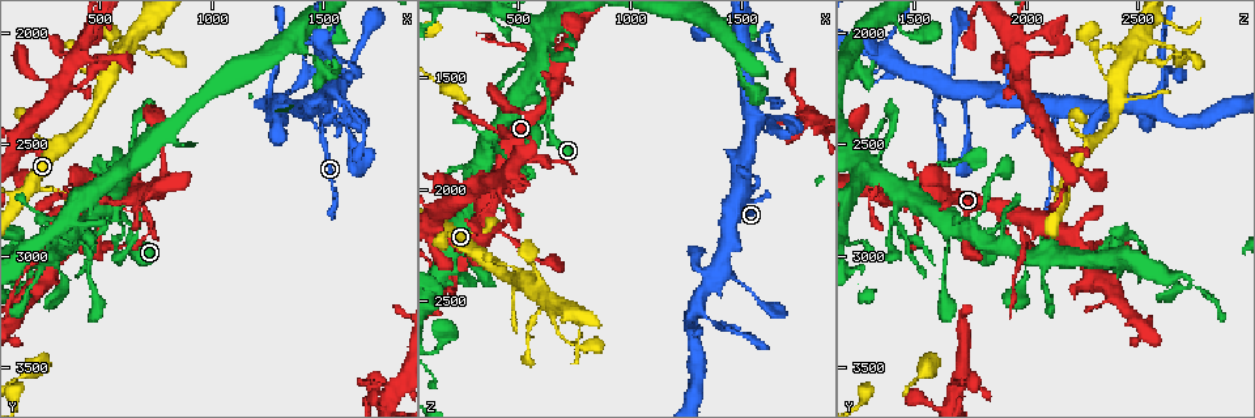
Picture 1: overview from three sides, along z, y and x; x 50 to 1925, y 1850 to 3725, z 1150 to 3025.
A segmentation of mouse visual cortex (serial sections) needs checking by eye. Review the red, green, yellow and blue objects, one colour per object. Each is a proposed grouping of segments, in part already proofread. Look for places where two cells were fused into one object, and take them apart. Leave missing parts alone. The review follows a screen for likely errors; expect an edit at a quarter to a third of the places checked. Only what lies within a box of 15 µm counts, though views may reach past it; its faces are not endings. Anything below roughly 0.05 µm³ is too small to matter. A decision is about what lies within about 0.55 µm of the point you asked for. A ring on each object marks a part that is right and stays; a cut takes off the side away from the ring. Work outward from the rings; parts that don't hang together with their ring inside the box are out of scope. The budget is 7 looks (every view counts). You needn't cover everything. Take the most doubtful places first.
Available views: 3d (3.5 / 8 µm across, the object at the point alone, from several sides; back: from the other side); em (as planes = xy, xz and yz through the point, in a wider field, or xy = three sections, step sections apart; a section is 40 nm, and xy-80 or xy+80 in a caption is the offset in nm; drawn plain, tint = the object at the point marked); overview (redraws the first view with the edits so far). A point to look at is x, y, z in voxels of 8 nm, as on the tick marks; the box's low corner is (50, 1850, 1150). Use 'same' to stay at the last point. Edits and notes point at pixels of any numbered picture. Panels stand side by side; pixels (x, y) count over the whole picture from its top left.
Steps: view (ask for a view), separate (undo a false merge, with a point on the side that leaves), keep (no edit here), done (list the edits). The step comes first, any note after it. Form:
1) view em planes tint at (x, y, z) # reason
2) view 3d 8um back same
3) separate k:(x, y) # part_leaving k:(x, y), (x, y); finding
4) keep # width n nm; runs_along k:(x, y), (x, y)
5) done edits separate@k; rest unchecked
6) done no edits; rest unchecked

view 3d 8um at (1480, 2360, 2120) # three-way junction

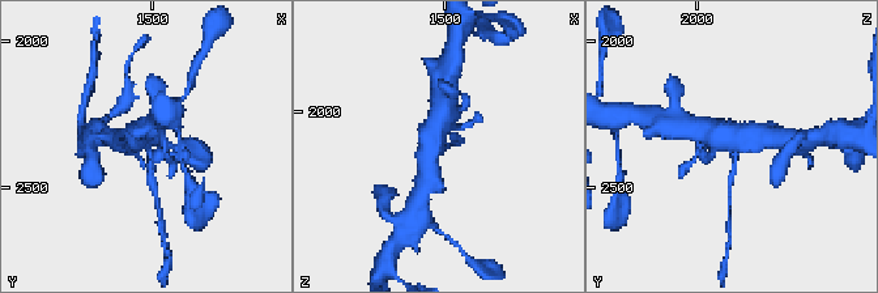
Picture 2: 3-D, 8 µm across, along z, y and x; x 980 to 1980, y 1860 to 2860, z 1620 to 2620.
view em xy step 2 tint at (1490, 2380, 2120) # arms 3; arm_widths 150, 600, 700 nm

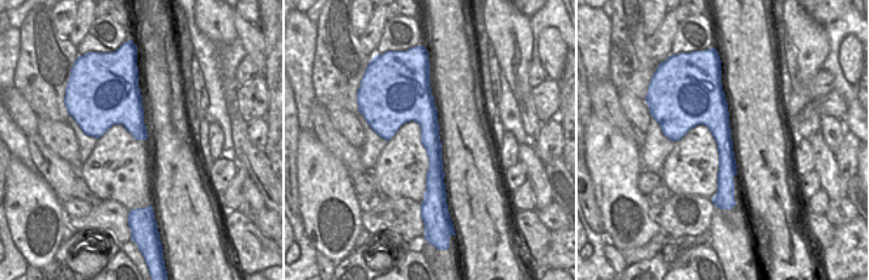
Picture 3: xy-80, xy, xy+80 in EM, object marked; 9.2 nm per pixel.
keep # runs_along 3:(422, 84), (438, 196); all the same cell

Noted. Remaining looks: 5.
view 3d 3.5um at (610, 2880, 1410) # three-way junction

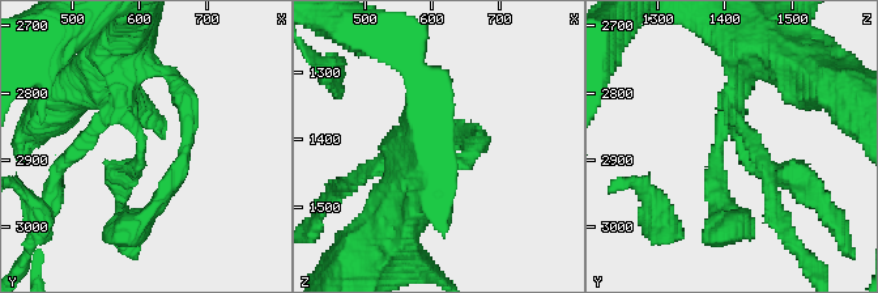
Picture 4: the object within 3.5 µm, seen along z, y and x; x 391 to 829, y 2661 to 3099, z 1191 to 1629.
view em xy step 5 plain at (605, 2870, 1425) # arms 3; arm_widths 200, 250, 250 nm; now the EM

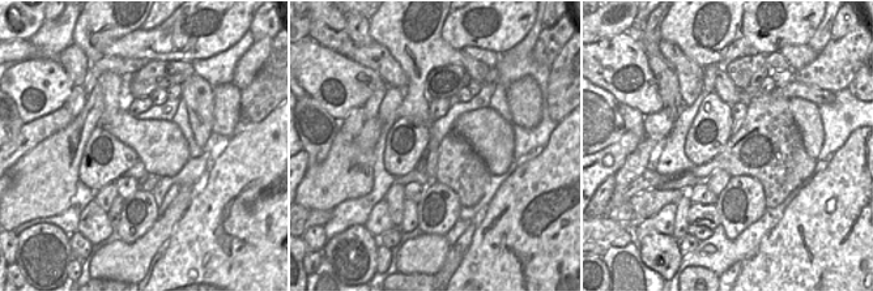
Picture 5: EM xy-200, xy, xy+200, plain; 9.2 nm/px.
view em xy step 5 tint same

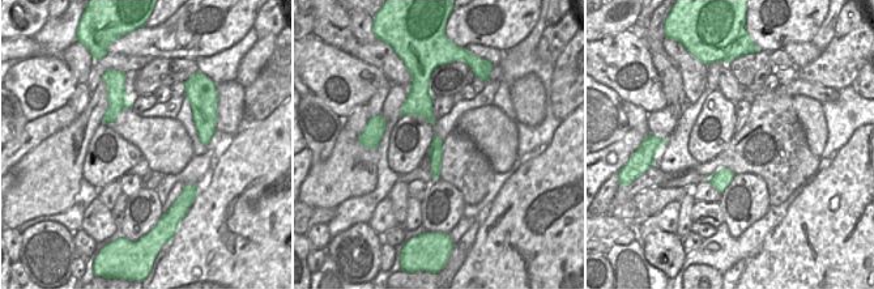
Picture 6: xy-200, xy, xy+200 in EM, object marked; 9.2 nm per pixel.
keep # runs_along 4:(753, 41), (740, 141), (804, 182); one cell here

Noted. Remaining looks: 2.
view 3d 8um at (640, 2600, 1320)

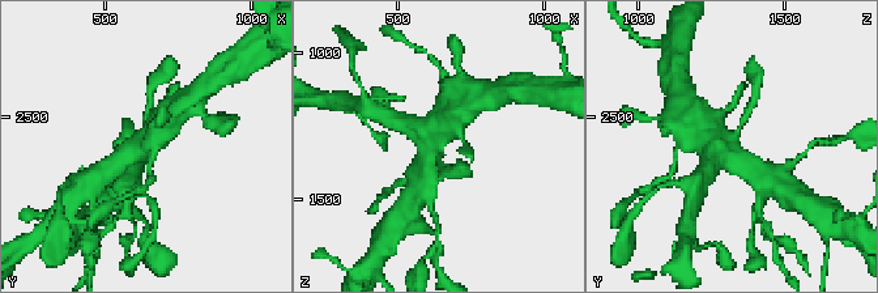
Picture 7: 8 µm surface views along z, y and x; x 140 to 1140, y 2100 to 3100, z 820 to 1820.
view em xy step 5 tint at (630, 2610, 1320)

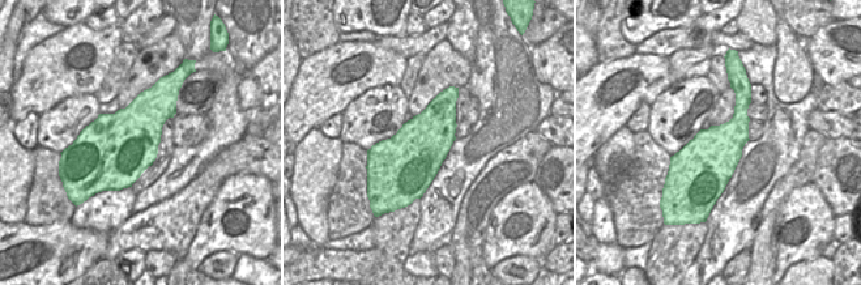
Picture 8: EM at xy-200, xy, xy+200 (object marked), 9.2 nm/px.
keep # runs_along 7:(757, 178), (703, 135); all the same cell

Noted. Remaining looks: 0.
done no edits; rest unchecked

